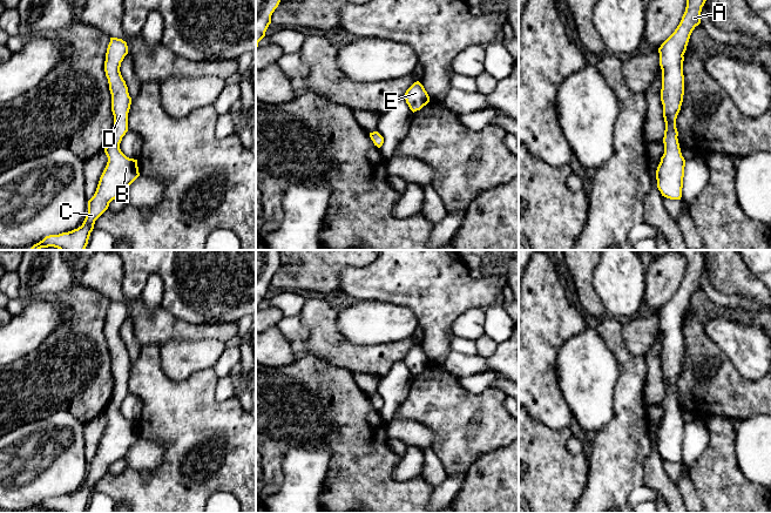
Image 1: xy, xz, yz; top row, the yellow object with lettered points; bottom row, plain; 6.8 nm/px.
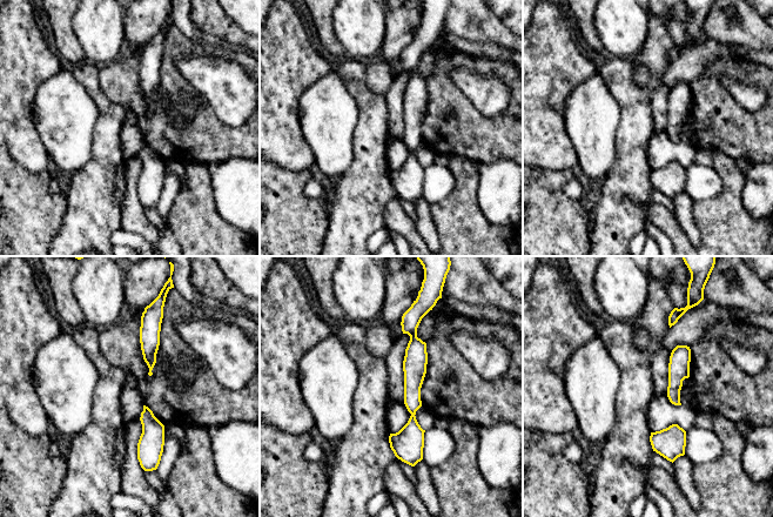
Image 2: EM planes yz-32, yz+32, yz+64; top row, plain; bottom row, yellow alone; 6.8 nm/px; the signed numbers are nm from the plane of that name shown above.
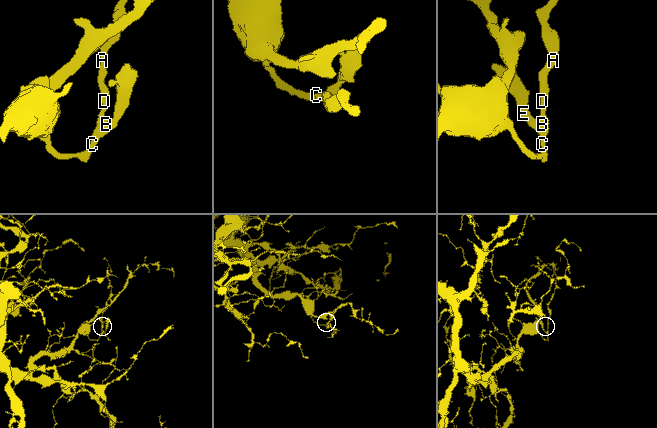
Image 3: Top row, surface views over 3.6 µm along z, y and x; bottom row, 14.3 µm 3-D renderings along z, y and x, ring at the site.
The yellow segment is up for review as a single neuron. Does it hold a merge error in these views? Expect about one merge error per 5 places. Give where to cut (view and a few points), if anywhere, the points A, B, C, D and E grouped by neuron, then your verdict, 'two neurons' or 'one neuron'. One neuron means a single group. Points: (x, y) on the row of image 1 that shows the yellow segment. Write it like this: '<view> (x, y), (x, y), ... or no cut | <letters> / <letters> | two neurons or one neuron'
no cut | A B C D E | one neuron

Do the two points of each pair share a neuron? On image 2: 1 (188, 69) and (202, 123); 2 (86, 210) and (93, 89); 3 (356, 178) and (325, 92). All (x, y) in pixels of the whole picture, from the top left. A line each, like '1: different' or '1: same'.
1: different
2: same
3: different

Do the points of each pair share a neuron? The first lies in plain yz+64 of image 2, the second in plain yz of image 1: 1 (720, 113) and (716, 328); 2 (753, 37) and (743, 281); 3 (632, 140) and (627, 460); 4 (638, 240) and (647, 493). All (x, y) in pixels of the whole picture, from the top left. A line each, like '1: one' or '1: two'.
1: two
2: one
3: one
4: one

